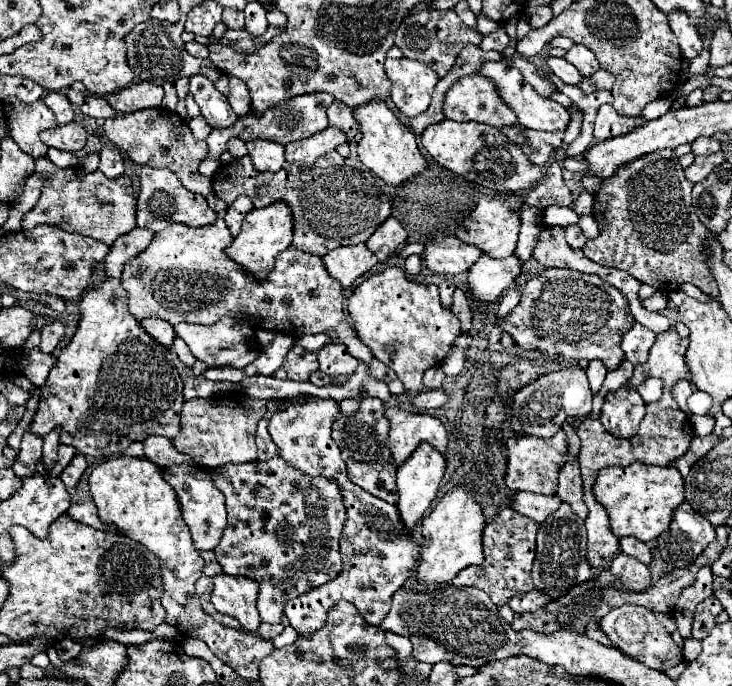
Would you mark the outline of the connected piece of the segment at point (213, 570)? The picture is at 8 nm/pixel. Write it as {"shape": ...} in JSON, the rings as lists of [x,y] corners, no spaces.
{"shape":[[[201,552],[203,560],[205,560],[205,568],[203,568],[203,574],[205,576],[217,576],[223,572],[221,564],[215,560],[215,554],[213,552]]]}

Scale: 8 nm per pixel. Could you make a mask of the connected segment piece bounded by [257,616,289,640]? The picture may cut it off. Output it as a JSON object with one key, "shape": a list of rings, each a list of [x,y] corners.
{"shape":[[[283,616],[279,624],[261,624],[261,626],[259,626],[259,630],[257,630],[257,634],[259,634],[261,638],[273,640],[277,634],[281,634],[281,632],[283,632],[283,628],[285,628],[287,624],[289,624],[289,622],[287,622],[287,620],[285,620],[285,616]]]}

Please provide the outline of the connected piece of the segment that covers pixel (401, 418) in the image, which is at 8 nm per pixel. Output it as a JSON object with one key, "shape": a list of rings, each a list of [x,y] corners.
{"shape":[[[397,406],[387,408],[385,416],[391,422],[387,446],[397,466],[401,466],[423,440],[427,440],[443,454],[447,452],[447,432],[439,418],[429,414],[415,414]]]}

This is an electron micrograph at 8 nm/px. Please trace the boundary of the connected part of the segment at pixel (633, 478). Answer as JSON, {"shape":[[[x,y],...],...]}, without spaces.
{"shape":[[[609,466],[603,468],[593,484],[595,498],[607,508],[615,536],[635,536],[643,542],[655,540],[673,520],[675,508],[685,500],[683,476],[673,466]]]}

